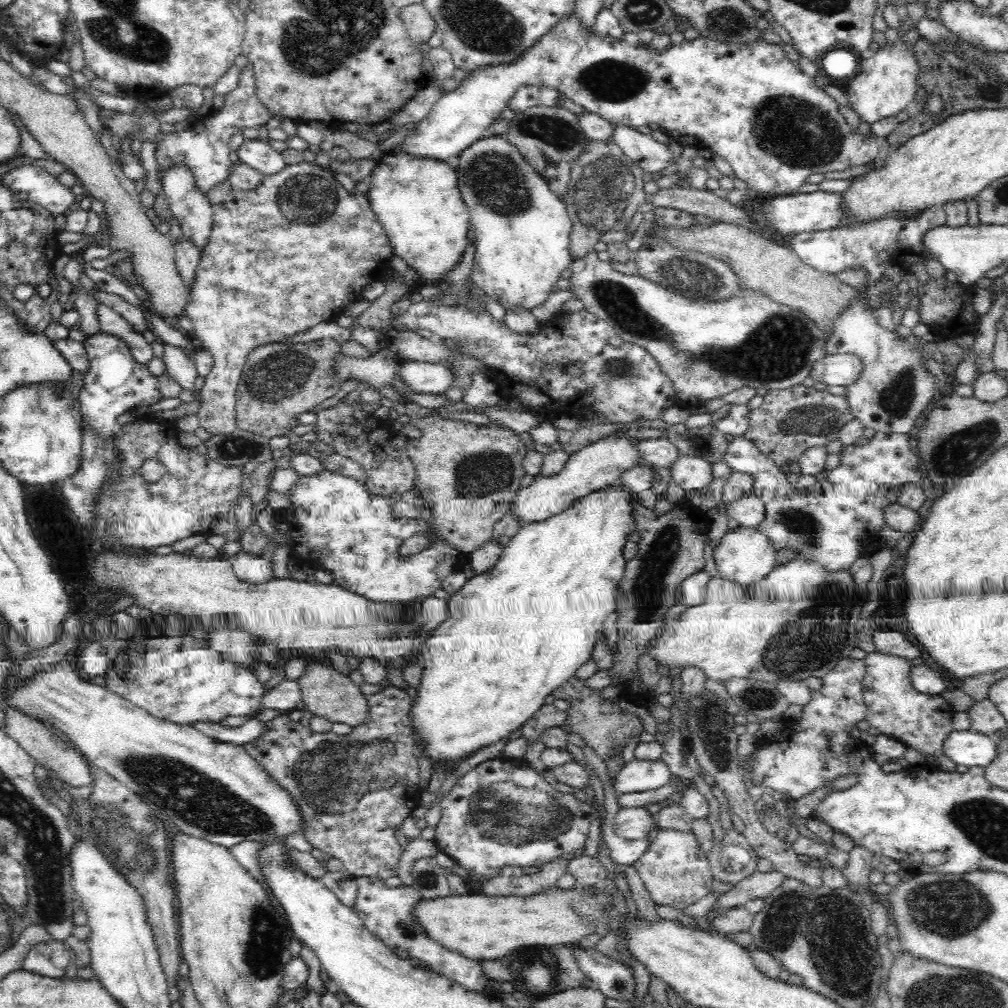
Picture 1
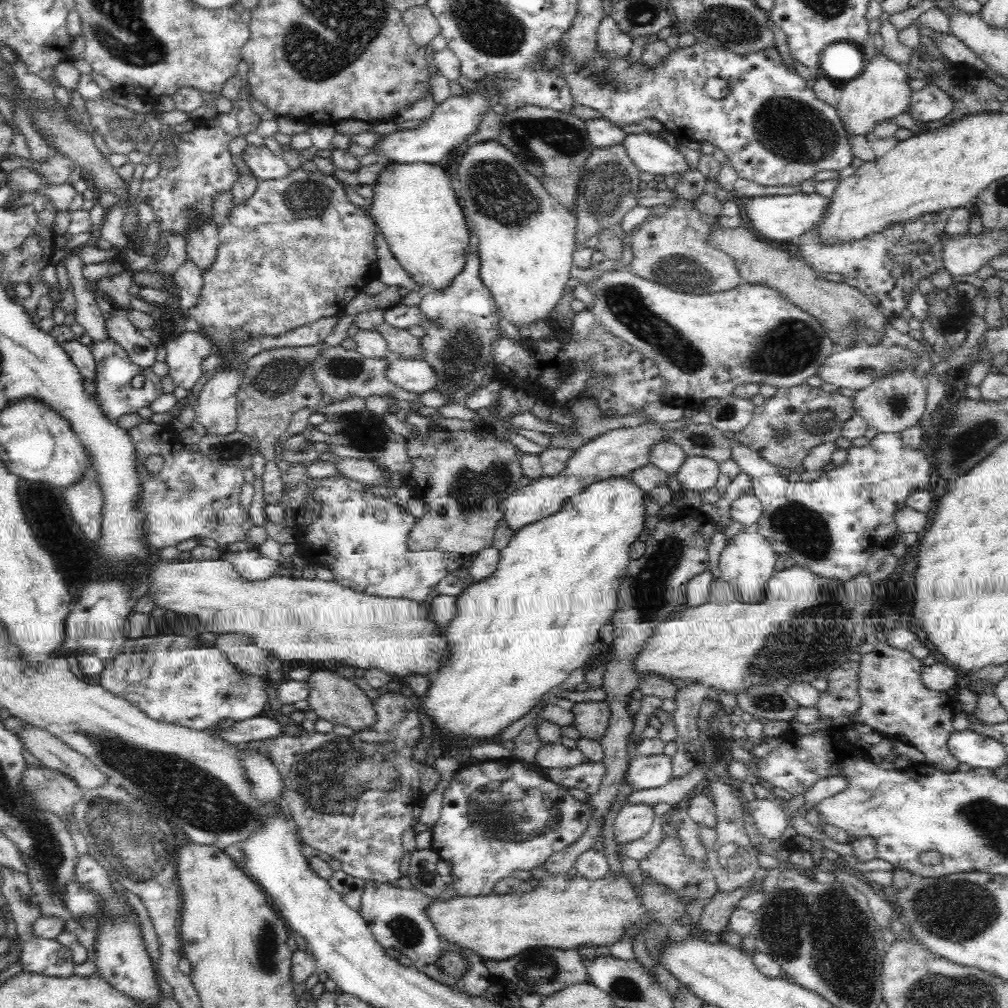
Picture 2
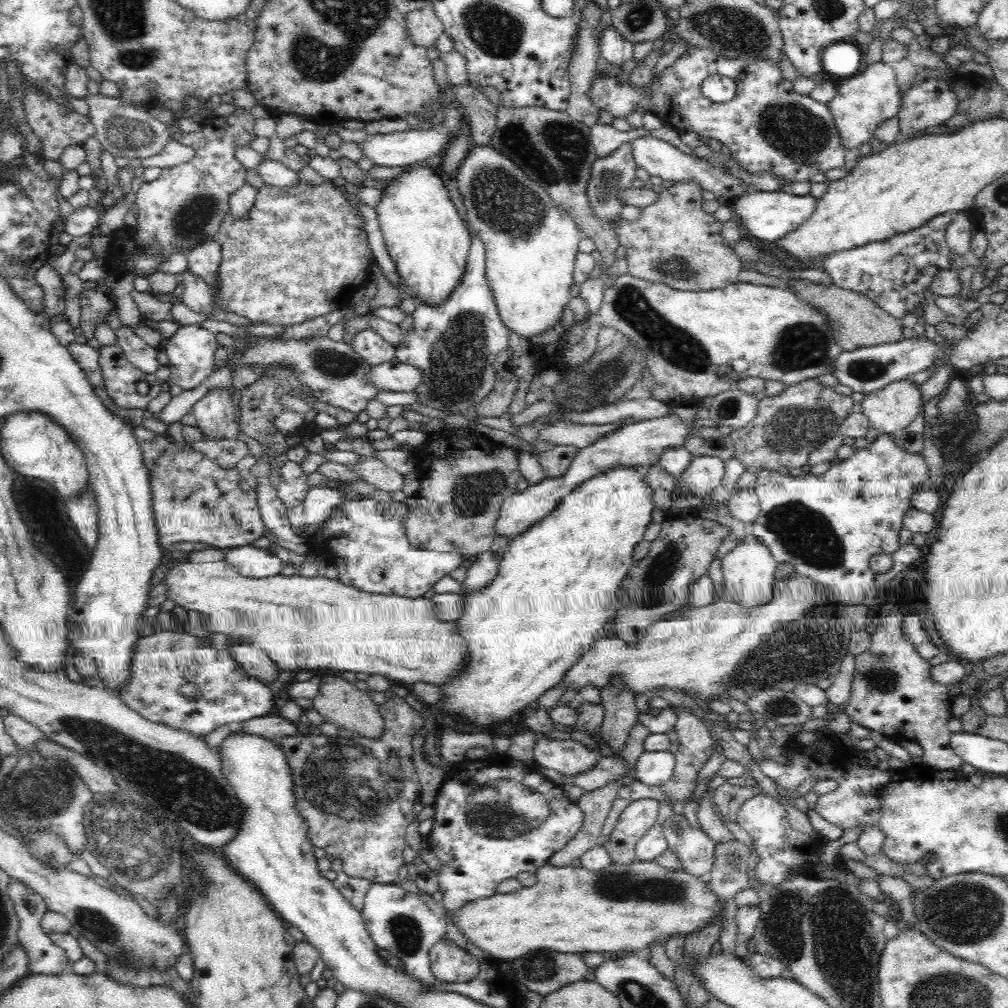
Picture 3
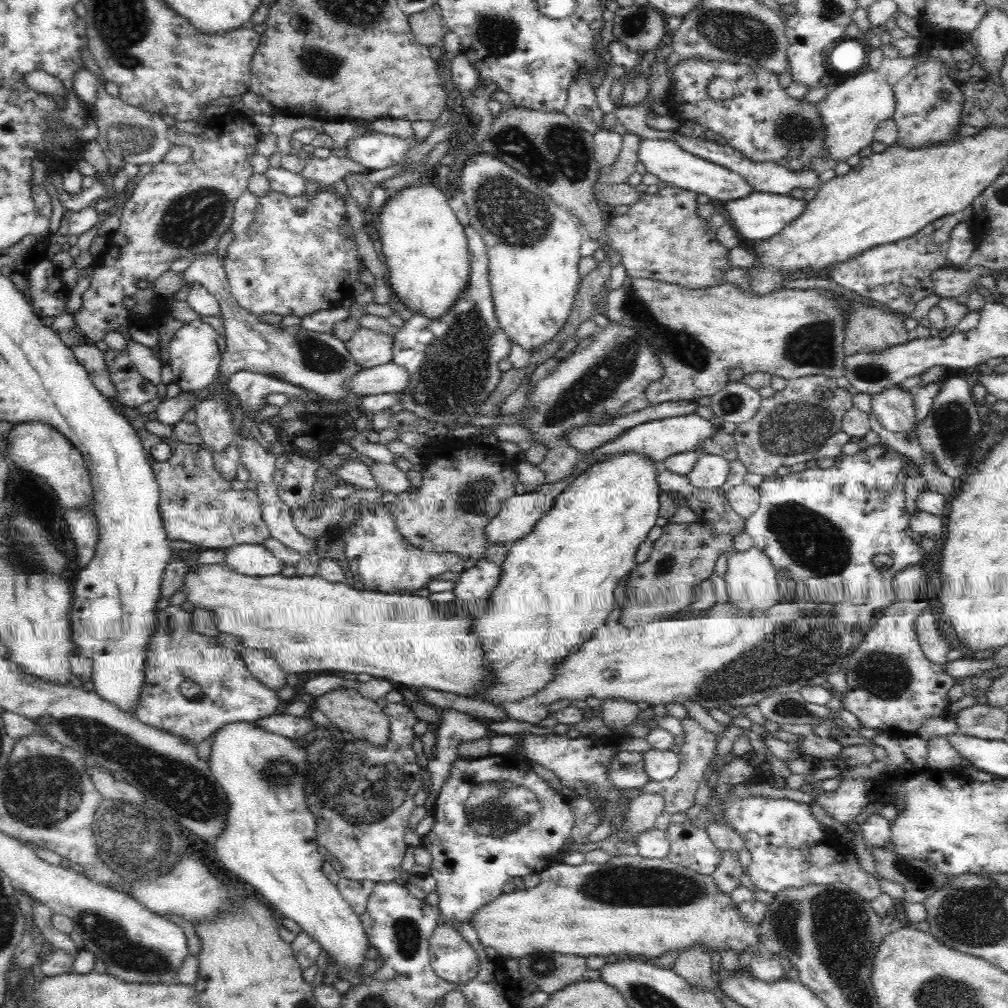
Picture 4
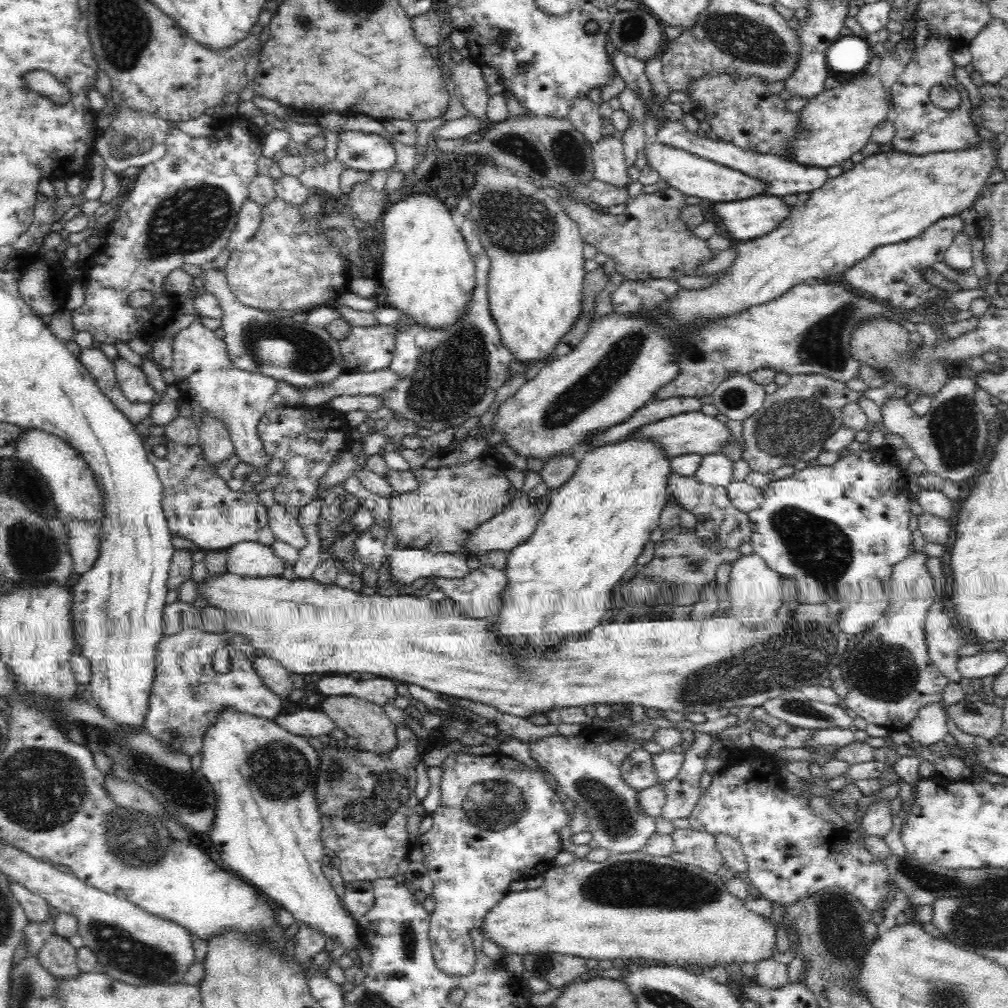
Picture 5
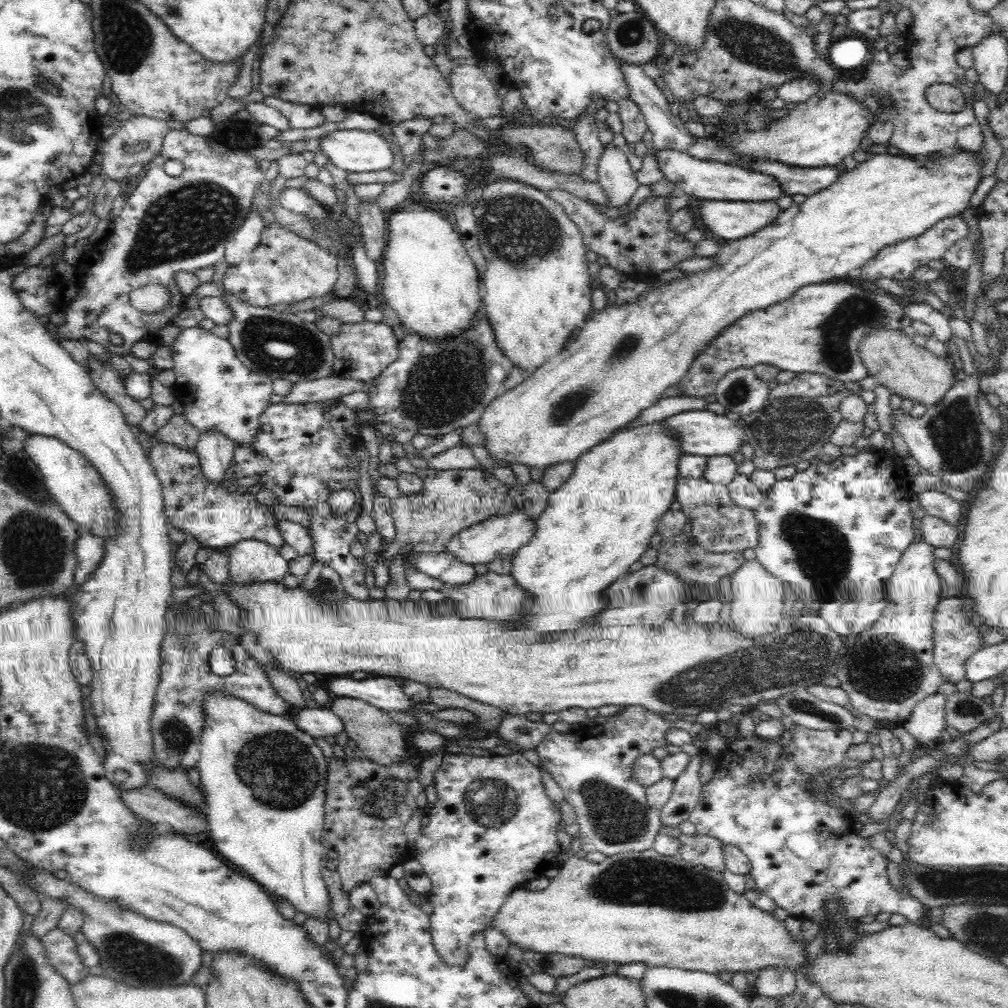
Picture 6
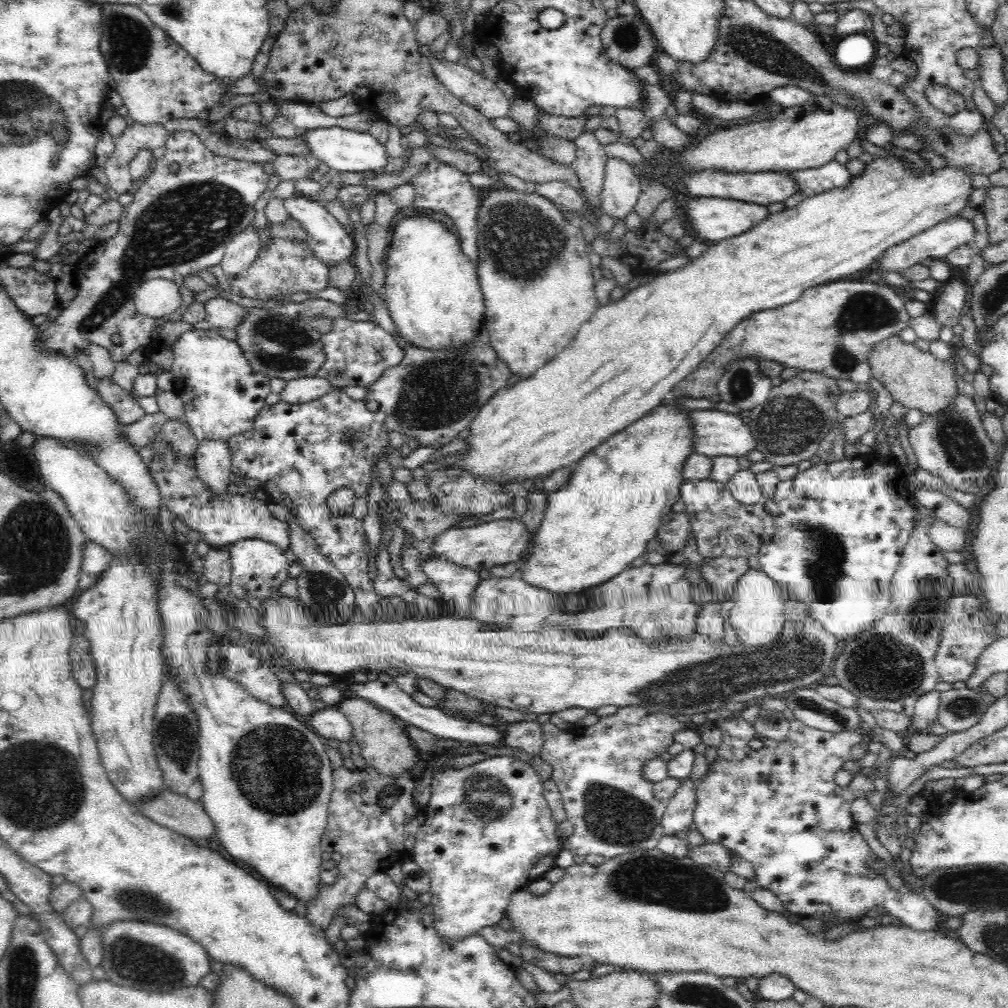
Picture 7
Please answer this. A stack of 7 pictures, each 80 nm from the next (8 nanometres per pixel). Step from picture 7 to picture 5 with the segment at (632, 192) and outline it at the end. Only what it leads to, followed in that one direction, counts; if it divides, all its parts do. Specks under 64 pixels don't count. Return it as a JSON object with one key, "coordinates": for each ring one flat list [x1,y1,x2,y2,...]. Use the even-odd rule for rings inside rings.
{"coordinates":[[602,135,592,145,594,176,606,184,628,186,630,178,624,167,623,142,613,135]]}

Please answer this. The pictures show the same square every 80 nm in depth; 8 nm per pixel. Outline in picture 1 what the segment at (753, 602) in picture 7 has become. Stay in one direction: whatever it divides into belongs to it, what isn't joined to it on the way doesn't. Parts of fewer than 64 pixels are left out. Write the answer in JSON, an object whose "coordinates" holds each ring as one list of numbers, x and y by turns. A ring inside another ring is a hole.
{"coordinates":[[738,526,735,529,728,529,718,539,718,543,714,546,713,558,719,570,718,576,747,588,748,584,760,582,776,566,776,549,770,539,757,528]]}

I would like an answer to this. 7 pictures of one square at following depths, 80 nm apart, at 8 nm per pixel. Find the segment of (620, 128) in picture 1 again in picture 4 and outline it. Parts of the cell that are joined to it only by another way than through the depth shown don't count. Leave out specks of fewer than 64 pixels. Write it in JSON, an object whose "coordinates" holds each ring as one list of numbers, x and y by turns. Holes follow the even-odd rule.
{"coordinates":[[641,139,638,155,638,161,645,166,647,172,657,176,662,182,668,182,669,186,694,192,697,195,706,194,715,203,738,200,751,195,754,191,738,173,712,161,694,156,674,141]]}

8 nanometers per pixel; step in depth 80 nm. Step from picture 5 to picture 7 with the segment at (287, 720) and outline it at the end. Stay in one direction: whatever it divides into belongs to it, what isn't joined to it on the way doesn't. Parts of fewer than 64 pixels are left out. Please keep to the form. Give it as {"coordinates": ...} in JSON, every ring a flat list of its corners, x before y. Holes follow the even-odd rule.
{"coordinates":[[327,706,323,710,314,710,302,721,316,735,326,741,349,741,352,738,350,722,334,706]]}

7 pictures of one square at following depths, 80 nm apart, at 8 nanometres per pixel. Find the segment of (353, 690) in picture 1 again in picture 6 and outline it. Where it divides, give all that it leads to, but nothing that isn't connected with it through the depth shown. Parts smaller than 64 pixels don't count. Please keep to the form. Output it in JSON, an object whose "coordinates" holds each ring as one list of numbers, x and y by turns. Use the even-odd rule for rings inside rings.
{"coordinates":[[331,697,325,707,340,718,348,737,358,744,358,753,373,760,376,765,388,767,399,763,406,756,405,736,402,734,401,727,392,721,386,711,375,708,362,700,348,697]]}

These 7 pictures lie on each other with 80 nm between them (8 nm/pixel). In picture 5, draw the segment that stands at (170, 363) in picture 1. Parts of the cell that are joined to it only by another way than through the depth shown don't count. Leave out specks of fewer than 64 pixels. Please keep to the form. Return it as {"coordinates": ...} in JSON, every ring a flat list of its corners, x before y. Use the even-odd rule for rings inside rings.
{"coordinates":[[194,320,190,326,180,330,173,339,174,363,171,367,178,388,181,402,186,402,194,409,193,420,198,423,204,414,217,416,231,436,234,452,244,463,252,464,253,470,265,473,269,458,263,450,263,443,257,433,259,420,270,406,268,400,276,394,277,380,260,373,248,372,235,368,229,360,226,345,200,321],[275,504,267,508,266,516,270,531,276,540,281,540,302,550,306,546,307,538,303,533,303,528,298,524,298,521,286,511,284,505]]}

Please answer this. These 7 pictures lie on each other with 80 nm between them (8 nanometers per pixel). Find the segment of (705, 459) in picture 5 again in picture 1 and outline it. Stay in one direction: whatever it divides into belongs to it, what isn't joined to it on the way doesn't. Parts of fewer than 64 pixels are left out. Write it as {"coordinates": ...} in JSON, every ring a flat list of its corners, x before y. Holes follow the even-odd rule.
{"coordinates":[[679,454,668,466,670,478,684,490,700,490,712,480,710,463,698,456]]}

